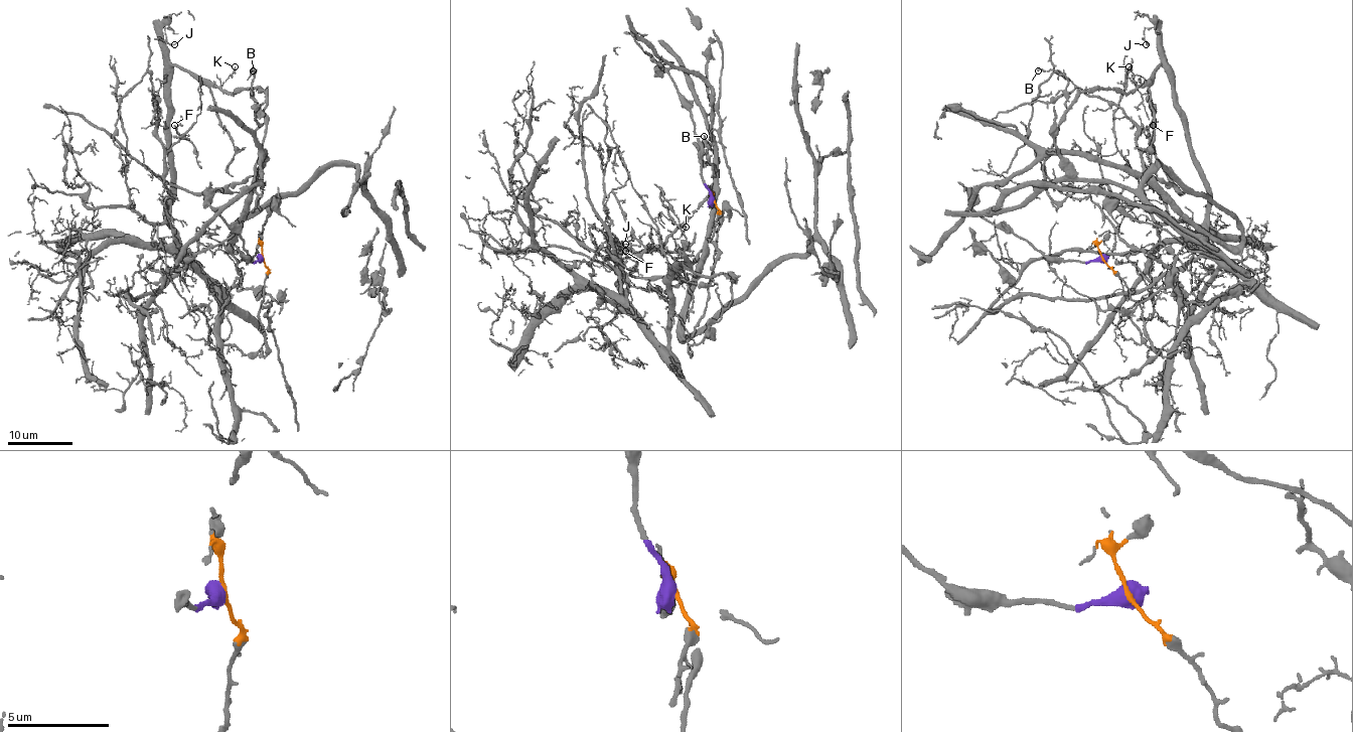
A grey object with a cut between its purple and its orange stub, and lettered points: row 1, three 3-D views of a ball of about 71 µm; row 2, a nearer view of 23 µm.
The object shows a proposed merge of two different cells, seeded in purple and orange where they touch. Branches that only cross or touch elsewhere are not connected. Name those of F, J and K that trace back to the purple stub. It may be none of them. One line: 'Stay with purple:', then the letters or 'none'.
Stay with purple: none

